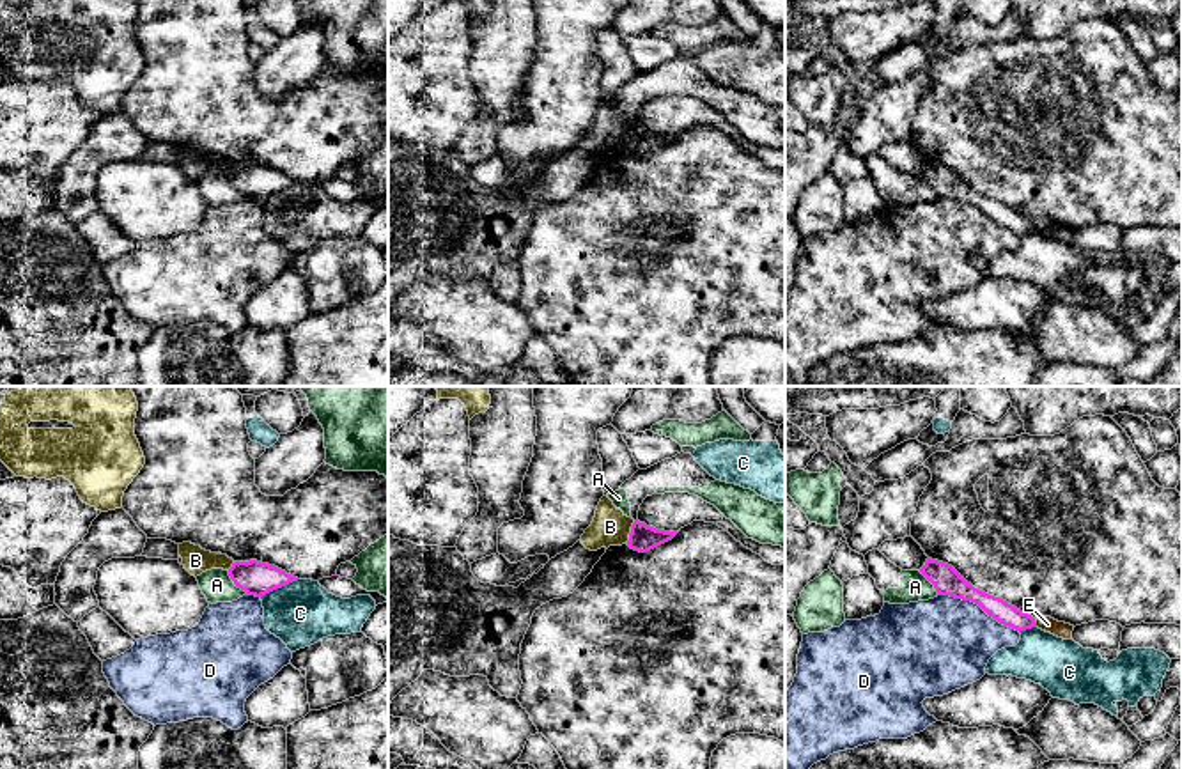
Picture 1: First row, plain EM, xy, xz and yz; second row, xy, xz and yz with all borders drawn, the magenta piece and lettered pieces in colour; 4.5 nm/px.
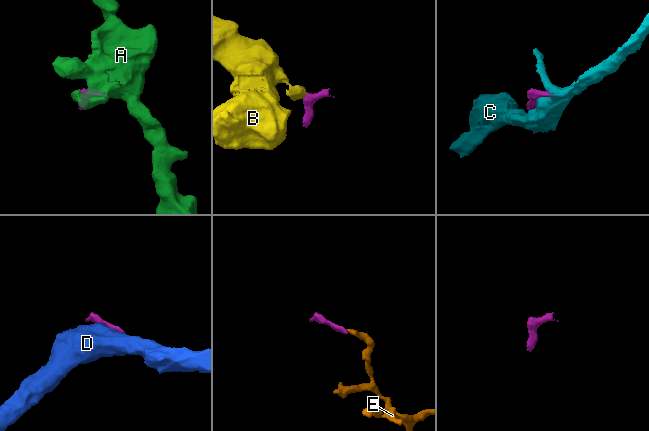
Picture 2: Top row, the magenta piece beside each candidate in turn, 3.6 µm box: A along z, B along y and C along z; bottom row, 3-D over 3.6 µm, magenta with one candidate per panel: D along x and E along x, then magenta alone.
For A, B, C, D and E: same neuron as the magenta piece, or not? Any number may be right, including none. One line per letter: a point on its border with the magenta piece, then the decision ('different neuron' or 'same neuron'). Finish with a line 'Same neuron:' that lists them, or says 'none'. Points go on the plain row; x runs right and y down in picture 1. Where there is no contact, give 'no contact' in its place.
A: xy (236, 188) | different neuron
B: xz (631, 135) | different neuron
C: xy (279, 190) | different neuron
D: yz (979, 208) | different neuron
E: yz (1035, 225) | different neuron
Same neuron: none

